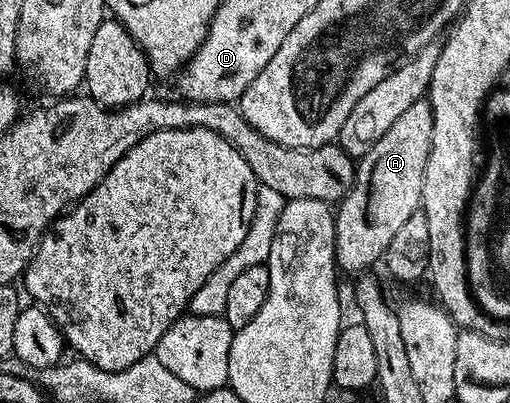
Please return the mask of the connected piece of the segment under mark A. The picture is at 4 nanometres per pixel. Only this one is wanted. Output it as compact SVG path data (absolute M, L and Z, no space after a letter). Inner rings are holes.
M429 99L417 100L357 161L356 175L346 197L336 208L334 254L343 273L361 273L390 247L392 238L422 203L422 183L434 133Z

